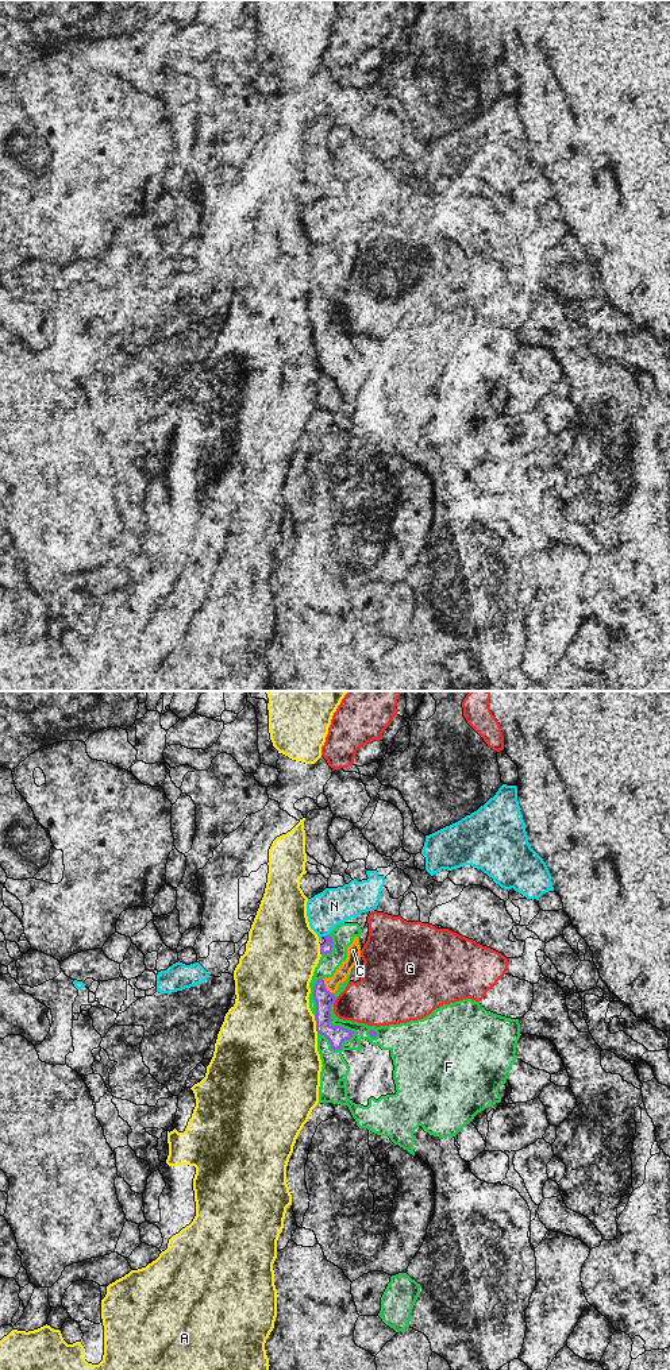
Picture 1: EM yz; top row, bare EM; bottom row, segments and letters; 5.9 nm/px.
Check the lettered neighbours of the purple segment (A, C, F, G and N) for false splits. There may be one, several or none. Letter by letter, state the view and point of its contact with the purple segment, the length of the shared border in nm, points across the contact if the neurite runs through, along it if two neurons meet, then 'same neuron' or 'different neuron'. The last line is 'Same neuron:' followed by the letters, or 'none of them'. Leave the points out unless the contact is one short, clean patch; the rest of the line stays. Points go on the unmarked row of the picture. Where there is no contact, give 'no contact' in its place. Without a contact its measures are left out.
A: yz (316, 332) | 110 nm | different neuron
C: yz (324, 296) | 120 nm | same neuron
F: yz (339, 335) | 300 nm | different neuron
G: yz (334, 311) | 40 nm | different neuron
N: yz (326, 244) | 30 nm | different neuron
Same neuron: C

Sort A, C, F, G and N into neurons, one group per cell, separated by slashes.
A / C / F / G / N

